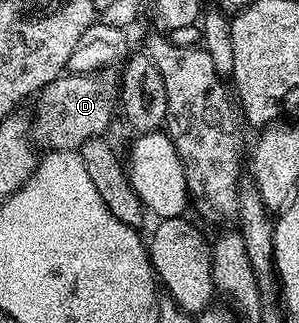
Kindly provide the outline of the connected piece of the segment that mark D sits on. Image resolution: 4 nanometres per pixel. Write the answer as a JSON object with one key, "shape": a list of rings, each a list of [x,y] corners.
{"shape":[[[65,72],[40,91],[36,115],[30,118],[30,133],[37,147],[45,151],[79,150],[84,142],[101,137],[112,122],[112,110],[117,109],[118,86],[96,74]]]}

